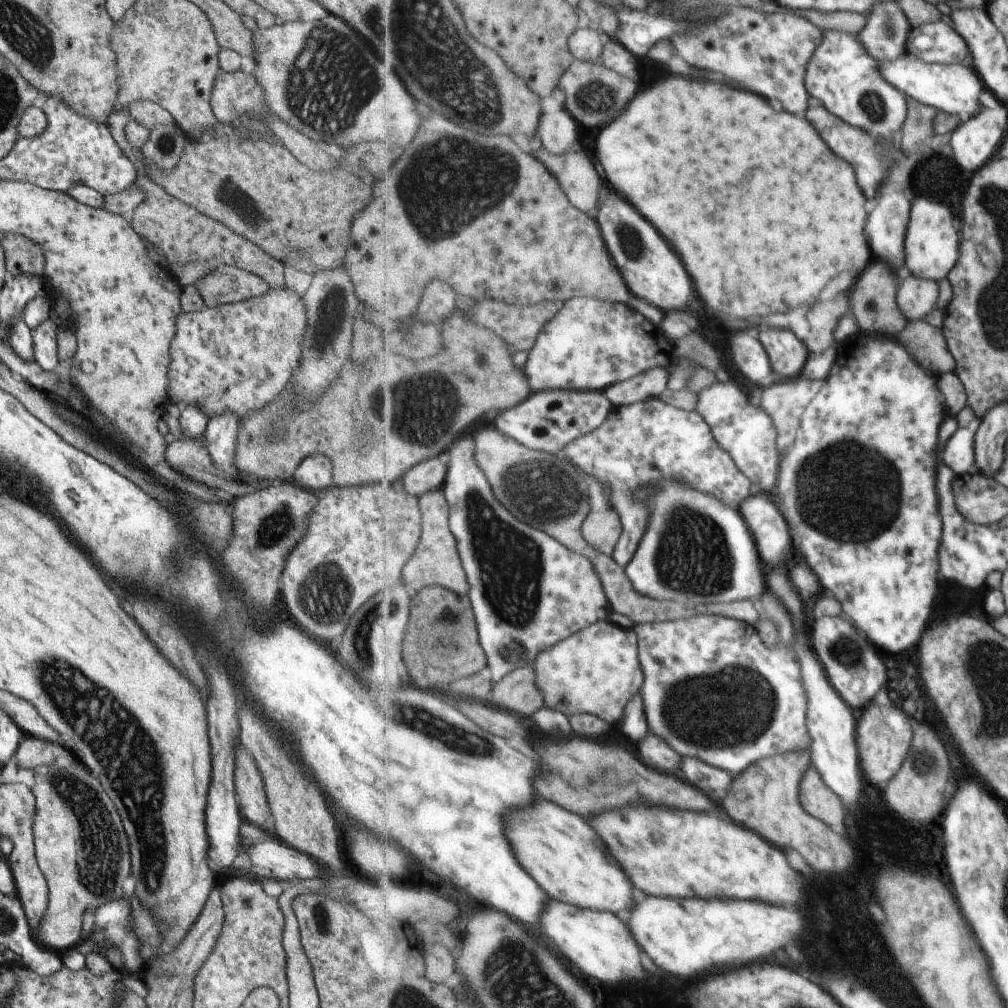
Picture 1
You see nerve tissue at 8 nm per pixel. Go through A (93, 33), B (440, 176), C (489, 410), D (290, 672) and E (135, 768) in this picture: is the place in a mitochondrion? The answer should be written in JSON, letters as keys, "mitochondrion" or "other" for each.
{"A":"other","B":"mitochondrion","C":"other","D":"other","E":"mitochondrion"}

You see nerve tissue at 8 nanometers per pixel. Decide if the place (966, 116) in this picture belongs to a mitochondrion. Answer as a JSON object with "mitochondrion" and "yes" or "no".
{"mitochondrion":"no"}

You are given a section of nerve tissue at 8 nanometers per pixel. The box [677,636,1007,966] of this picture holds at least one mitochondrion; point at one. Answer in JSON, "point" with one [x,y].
{"point":[926,759]}

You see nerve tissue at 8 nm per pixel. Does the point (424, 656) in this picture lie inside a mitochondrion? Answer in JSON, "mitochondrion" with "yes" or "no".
{"mitochondrion":"no"}

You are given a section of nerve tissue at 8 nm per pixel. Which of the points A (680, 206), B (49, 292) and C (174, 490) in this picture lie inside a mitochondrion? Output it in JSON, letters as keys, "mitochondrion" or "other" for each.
{"A":"other","B":"other","C":"other"}

